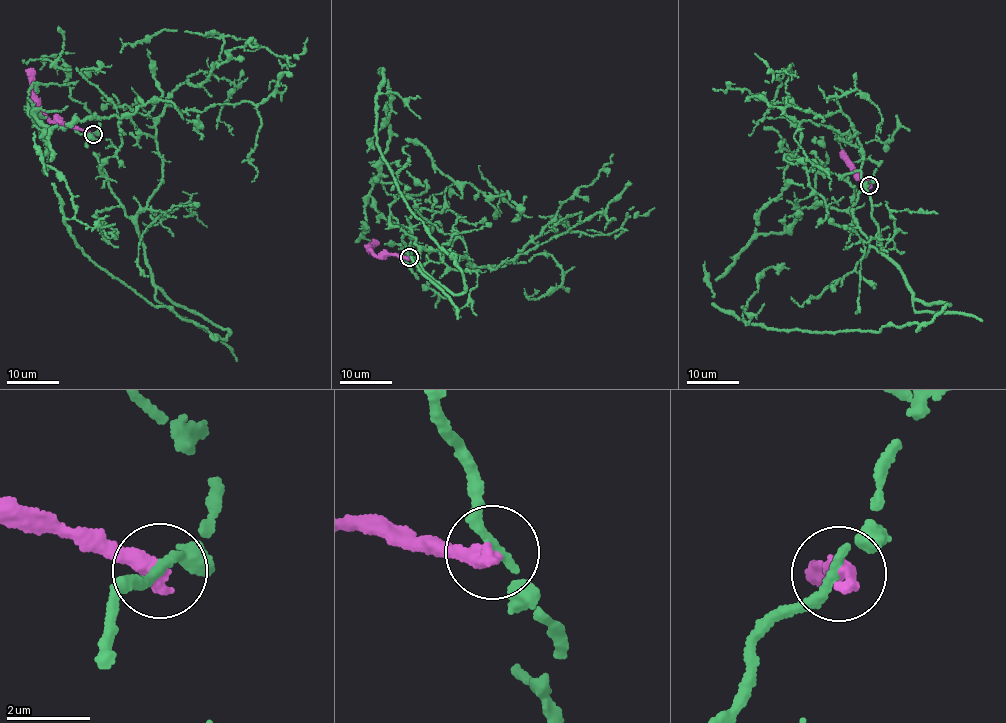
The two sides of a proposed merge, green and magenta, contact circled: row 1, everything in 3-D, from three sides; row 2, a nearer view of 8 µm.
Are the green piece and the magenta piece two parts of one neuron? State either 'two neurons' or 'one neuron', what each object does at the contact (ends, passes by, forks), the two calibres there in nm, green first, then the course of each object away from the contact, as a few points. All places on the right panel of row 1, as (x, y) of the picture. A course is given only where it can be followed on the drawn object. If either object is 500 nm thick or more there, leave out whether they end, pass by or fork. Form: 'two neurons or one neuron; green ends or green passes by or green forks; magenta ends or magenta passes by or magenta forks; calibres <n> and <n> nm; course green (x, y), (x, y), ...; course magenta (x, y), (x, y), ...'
two neurons; green passes by; magenta ends; calibres 200 and 480 nm; course green (869, 186), (863, 235), (912, 296), (950, 305), (875, 332), (721, 311), (710, 282), (813, 205), (815, 143); course magenta (869, 186), (866, 185), (869, 188), (861, 181), (861, 175), (842, 153)

